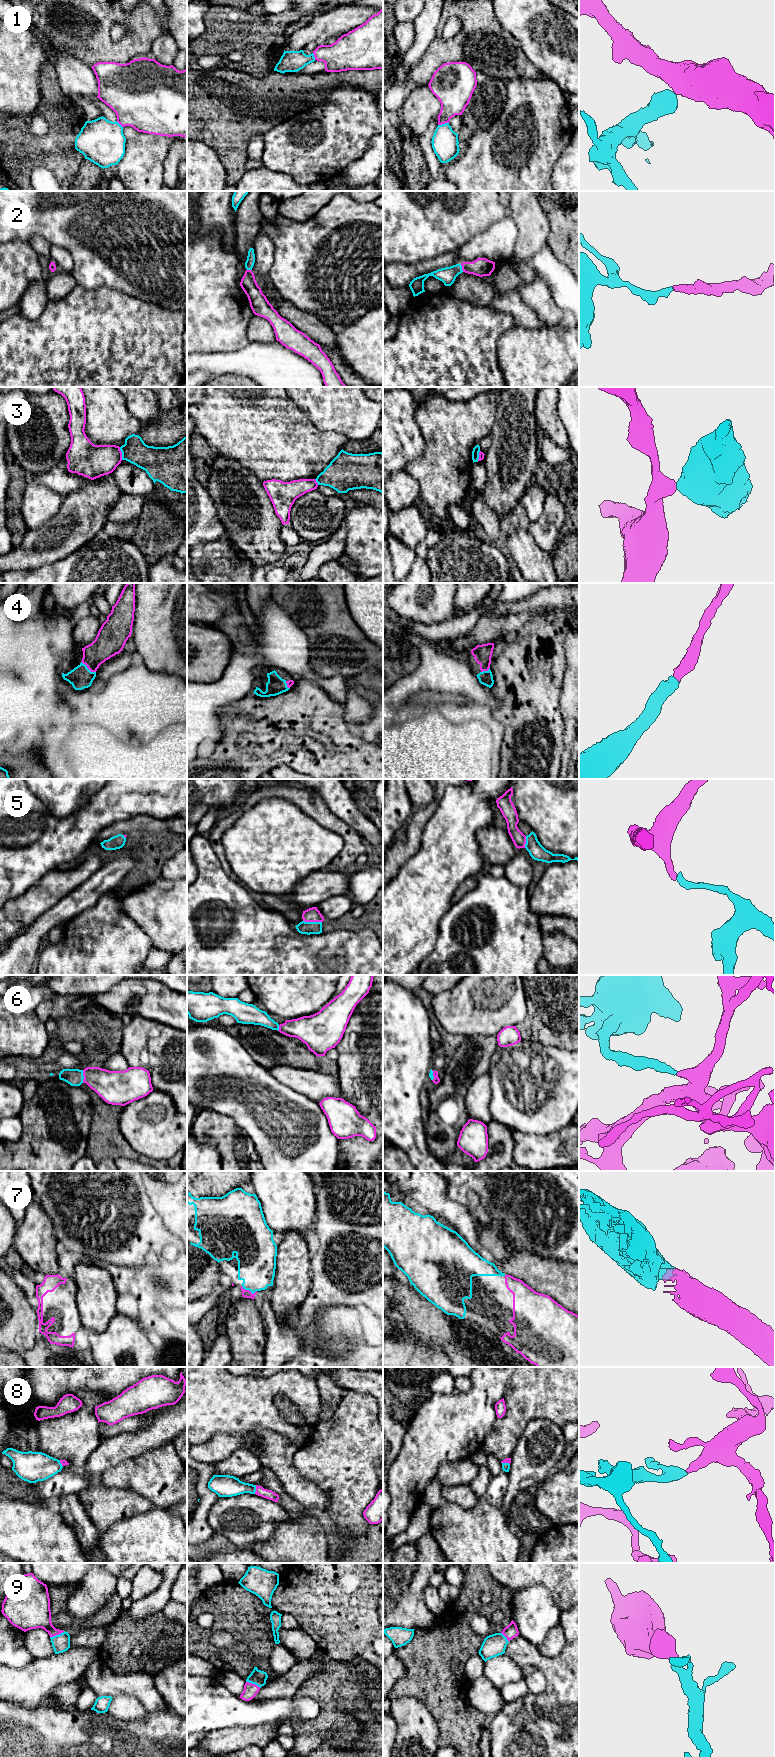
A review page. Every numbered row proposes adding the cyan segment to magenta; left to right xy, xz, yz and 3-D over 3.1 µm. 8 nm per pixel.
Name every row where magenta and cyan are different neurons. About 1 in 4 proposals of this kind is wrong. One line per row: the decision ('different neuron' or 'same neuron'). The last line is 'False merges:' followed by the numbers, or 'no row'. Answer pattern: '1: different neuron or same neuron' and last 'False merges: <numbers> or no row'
1: same neuron
2: same neuron
3: different neuron
4: same neuron
5: same neuron
6: same neuron
7: same neuron
8: same neuron
9: same neuron
False merges: 3

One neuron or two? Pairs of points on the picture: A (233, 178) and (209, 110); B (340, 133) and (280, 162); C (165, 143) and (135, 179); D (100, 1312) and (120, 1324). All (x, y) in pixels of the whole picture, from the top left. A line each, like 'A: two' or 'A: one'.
A: one
B: one
C: one
D: two

